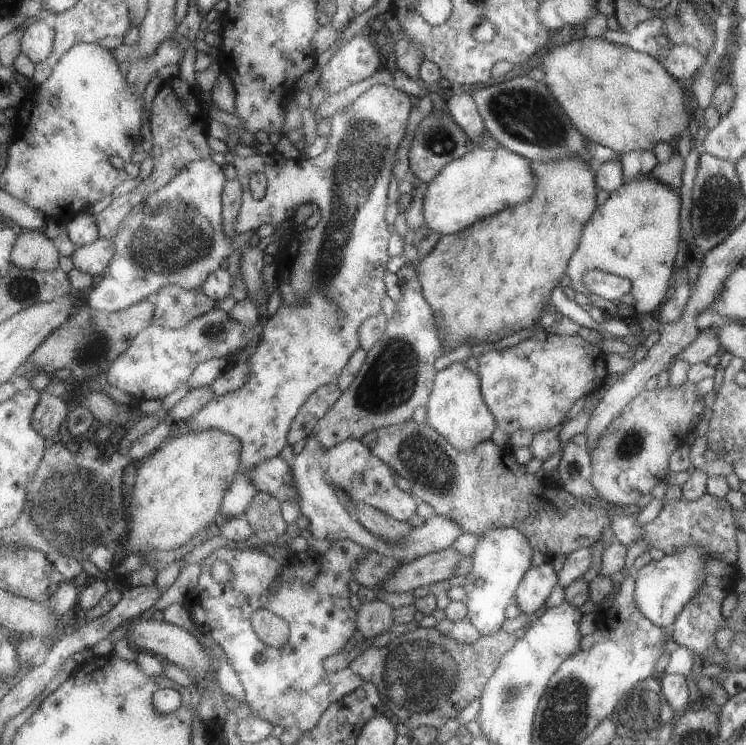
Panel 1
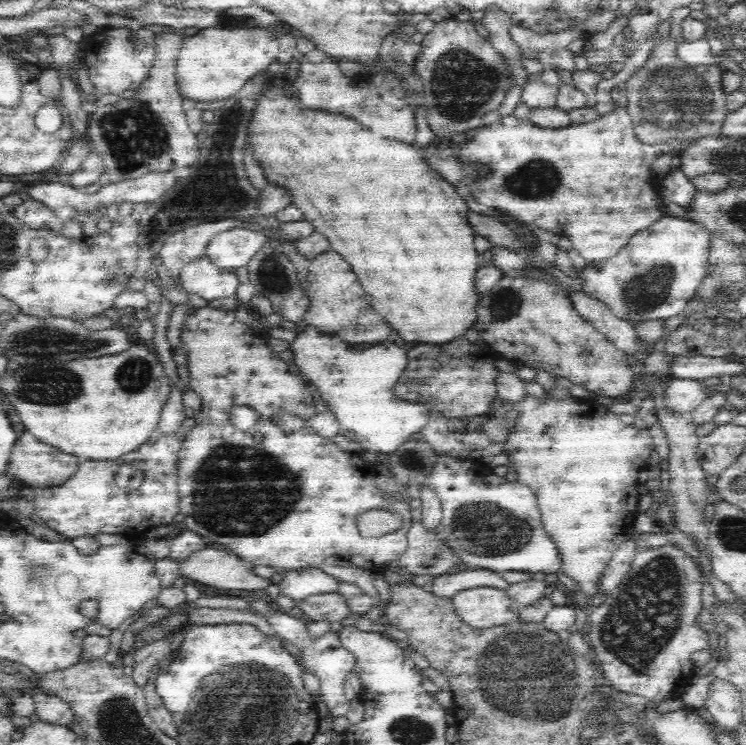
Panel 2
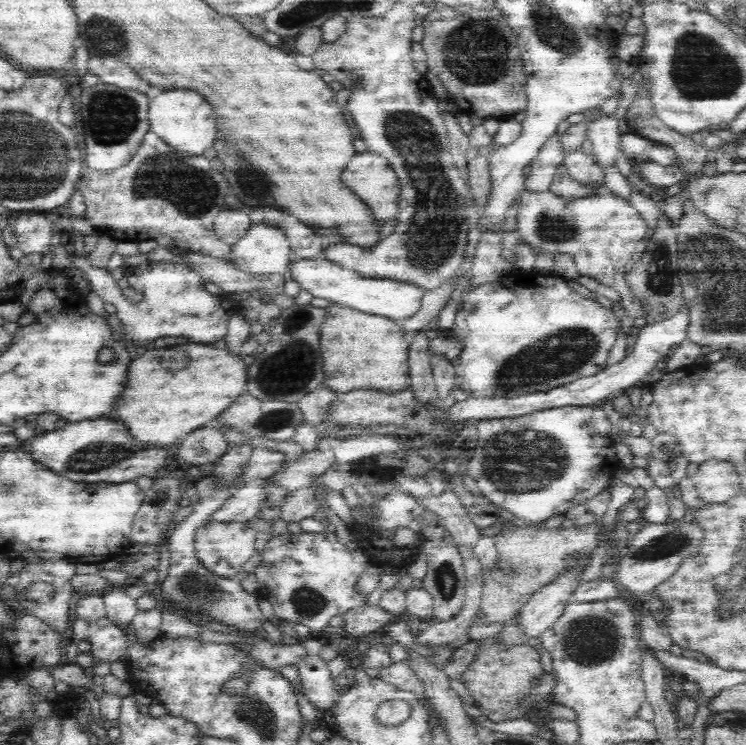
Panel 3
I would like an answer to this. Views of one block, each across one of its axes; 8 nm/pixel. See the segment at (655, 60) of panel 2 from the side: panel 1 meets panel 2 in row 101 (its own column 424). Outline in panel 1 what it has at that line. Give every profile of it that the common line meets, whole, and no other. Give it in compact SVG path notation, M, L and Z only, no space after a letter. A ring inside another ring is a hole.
M419 628L415 632L393 638L385 648L369 648L359 654L349 670L363 680L375 684L385 700L389 720L397 726L399 722L415 728L449 728L447 722L453 720L475 696L481 698L489 680L501 670L505 656L517 646L515 634L499 630L493 636L483 636L473 646L459 644L435 628ZM465 698L465 700L463 700ZM409 700L409 702L405 702ZM463 702L463 706L459 704Z

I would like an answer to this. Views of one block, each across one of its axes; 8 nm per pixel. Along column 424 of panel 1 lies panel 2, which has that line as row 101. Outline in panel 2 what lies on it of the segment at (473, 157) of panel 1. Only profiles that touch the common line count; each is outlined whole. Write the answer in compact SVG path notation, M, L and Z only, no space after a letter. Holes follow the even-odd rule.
M214 24L202 28L194 36L186 36L178 54L178 90L186 100L196 102L220 102L238 94L254 76L266 72L266 68L278 62L280 34L274 26L250 26L238 24Z

